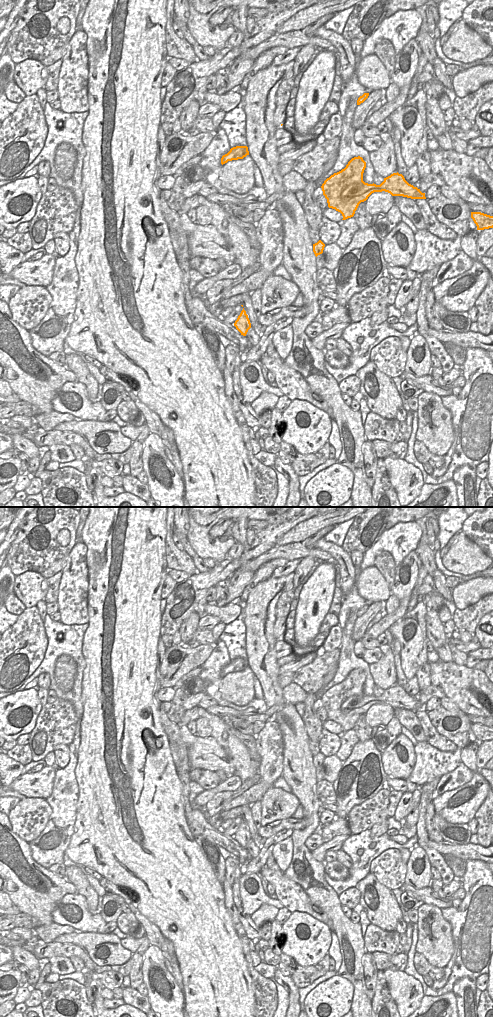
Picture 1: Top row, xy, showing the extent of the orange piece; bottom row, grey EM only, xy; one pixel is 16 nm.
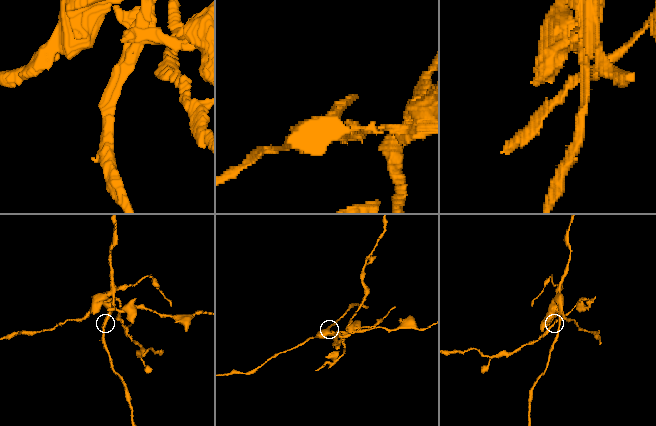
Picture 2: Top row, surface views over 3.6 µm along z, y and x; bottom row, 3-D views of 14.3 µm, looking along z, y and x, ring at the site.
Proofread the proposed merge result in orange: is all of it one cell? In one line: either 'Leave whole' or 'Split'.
Split

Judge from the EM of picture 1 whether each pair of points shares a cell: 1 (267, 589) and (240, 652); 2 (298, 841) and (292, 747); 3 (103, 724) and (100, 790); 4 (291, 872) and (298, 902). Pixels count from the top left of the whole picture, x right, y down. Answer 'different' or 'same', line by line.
1: different
2: same
3: same
4: different

